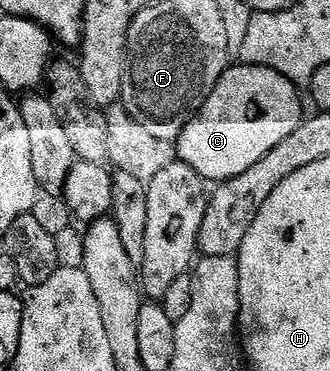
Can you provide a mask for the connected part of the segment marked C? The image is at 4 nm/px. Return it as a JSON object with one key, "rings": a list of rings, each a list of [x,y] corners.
{"rings":[[[234,63],[226,68],[201,109],[177,137],[176,159],[191,166],[206,182],[230,180],[235,174],[243,174],[301,125],[301,96],[297,92],[298,85],[267,66]]]}

